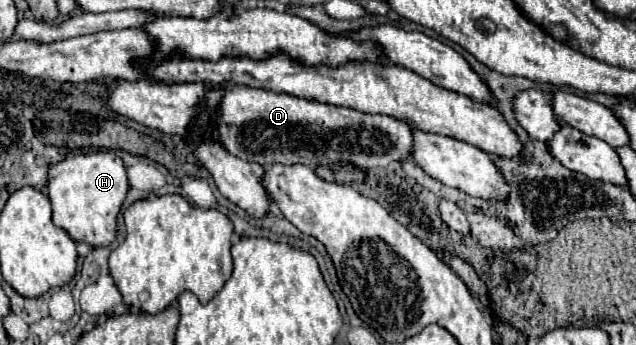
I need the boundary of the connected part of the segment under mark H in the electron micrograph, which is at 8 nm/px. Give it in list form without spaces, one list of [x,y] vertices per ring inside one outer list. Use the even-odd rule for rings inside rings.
[[[93,151],[63,159],[51,165],[47,189],[53,205],[53,223],[63,227],[71,239],[93,247],[107,247],[115,241],[117,215],[129,191],[127,171],[119,155],[113,151]]]

